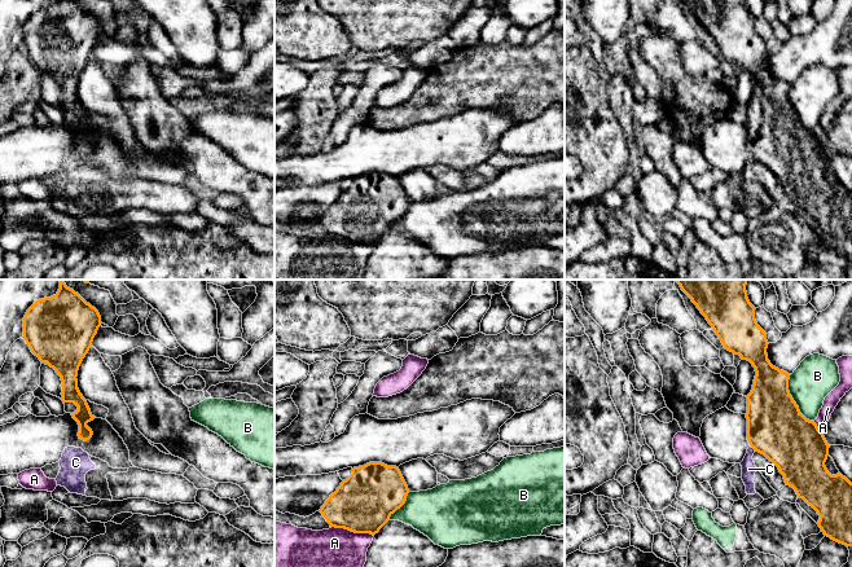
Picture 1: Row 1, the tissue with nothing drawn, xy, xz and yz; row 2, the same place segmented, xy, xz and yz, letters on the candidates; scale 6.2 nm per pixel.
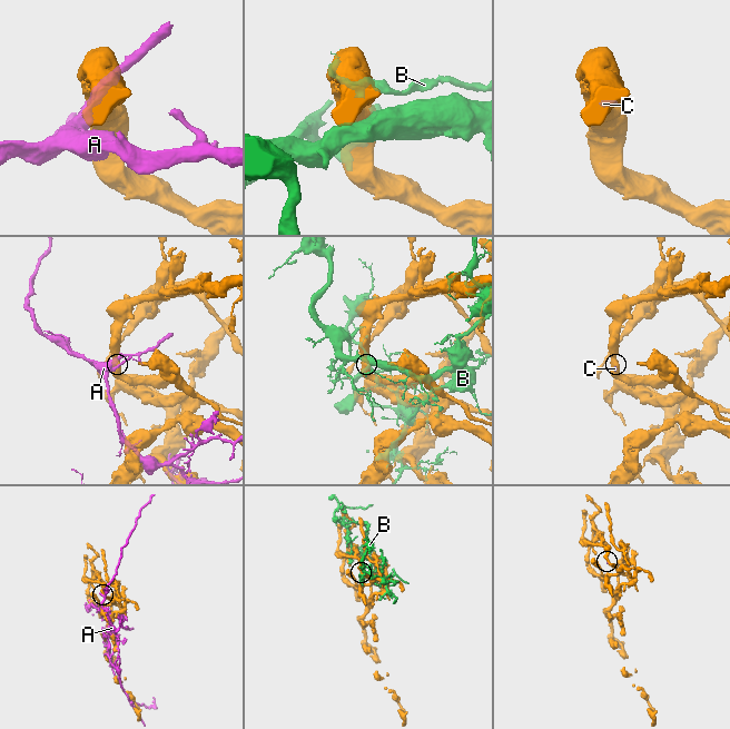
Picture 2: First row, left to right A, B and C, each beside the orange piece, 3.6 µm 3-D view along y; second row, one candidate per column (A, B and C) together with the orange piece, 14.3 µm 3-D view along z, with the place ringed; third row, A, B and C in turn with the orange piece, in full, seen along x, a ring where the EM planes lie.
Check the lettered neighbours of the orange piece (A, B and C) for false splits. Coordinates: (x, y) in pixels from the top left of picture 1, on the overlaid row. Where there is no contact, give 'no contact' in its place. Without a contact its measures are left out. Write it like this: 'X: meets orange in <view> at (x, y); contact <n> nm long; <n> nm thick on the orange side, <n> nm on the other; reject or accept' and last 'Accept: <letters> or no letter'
A: meets orange in xz at (352, 531); contact 280 nm long; 360 nm thick on the orange side, 240 nm on the other; reject
B: meets orange in yz at (793, 399); contact 320 nm long; 360 nm thick on the orange side, 260 nm on the other; reject
C: meets orange in yz at (752, 447); contact 60 nm long; 360 nm thick on the orange side, 90 nm on the other; reject
Accept: no letter

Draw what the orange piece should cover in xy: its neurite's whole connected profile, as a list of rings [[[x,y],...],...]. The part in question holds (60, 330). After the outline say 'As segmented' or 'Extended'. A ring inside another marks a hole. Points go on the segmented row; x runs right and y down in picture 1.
[[[60,280],[60,289],[56,295],[36,300],[23,317],[23,339],[28,344],[31,352],[39,357],[41,362],[47,362],[62,381],[62,401],[74,403],[78,410],[71,413],[79,425],[79,439],[87,441],[93,432],[87,426],[96,417],[91,413],[87,400],[78,388],[79,366],[92,347],[95,335],[101,326],[101,316],[98,311],[87,303],[78,293],[67,287],[65,280]]]. As segmented

